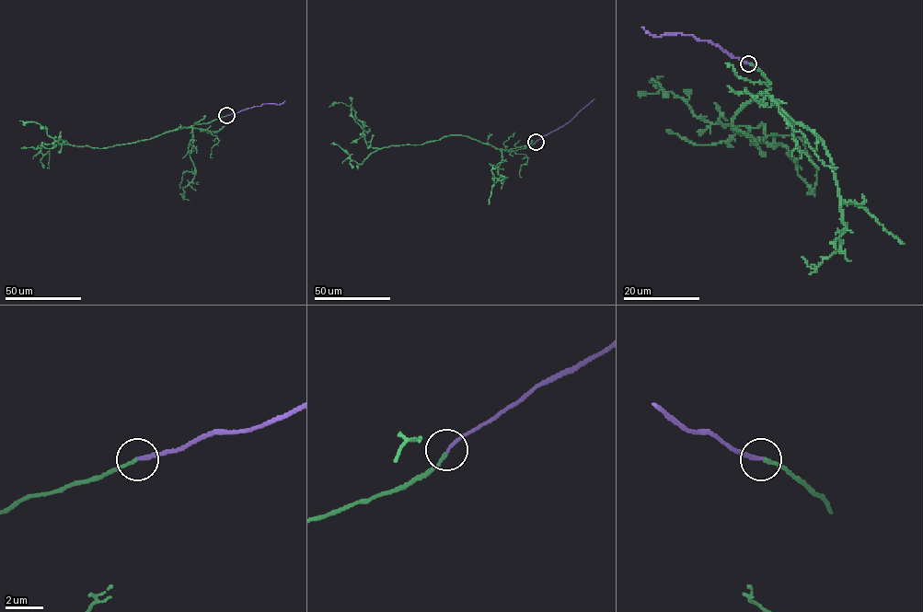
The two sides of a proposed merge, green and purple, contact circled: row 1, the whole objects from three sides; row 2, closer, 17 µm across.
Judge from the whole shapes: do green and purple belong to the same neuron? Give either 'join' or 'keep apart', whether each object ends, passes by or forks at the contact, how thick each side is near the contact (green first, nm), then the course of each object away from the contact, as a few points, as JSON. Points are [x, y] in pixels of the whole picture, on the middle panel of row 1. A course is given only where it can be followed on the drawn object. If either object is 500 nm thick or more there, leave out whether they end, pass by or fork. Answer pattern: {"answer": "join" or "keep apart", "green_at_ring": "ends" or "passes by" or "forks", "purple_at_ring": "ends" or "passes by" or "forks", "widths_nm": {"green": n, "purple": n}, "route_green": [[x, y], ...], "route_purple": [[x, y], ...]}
{"answer": "join", "green_at_ring": "ends", "purple_at_ring": "ends", "widths_nm": {"green": 170, "purple": 180}, "route_green": [[536, 142], [501, 150], [452, 135], [421, 144], [374, 147], [367, 145], [353, 109], [340, 102], [328, 107]], "route_purple": [[536, 142], [568, 122], [594, 98]]}

